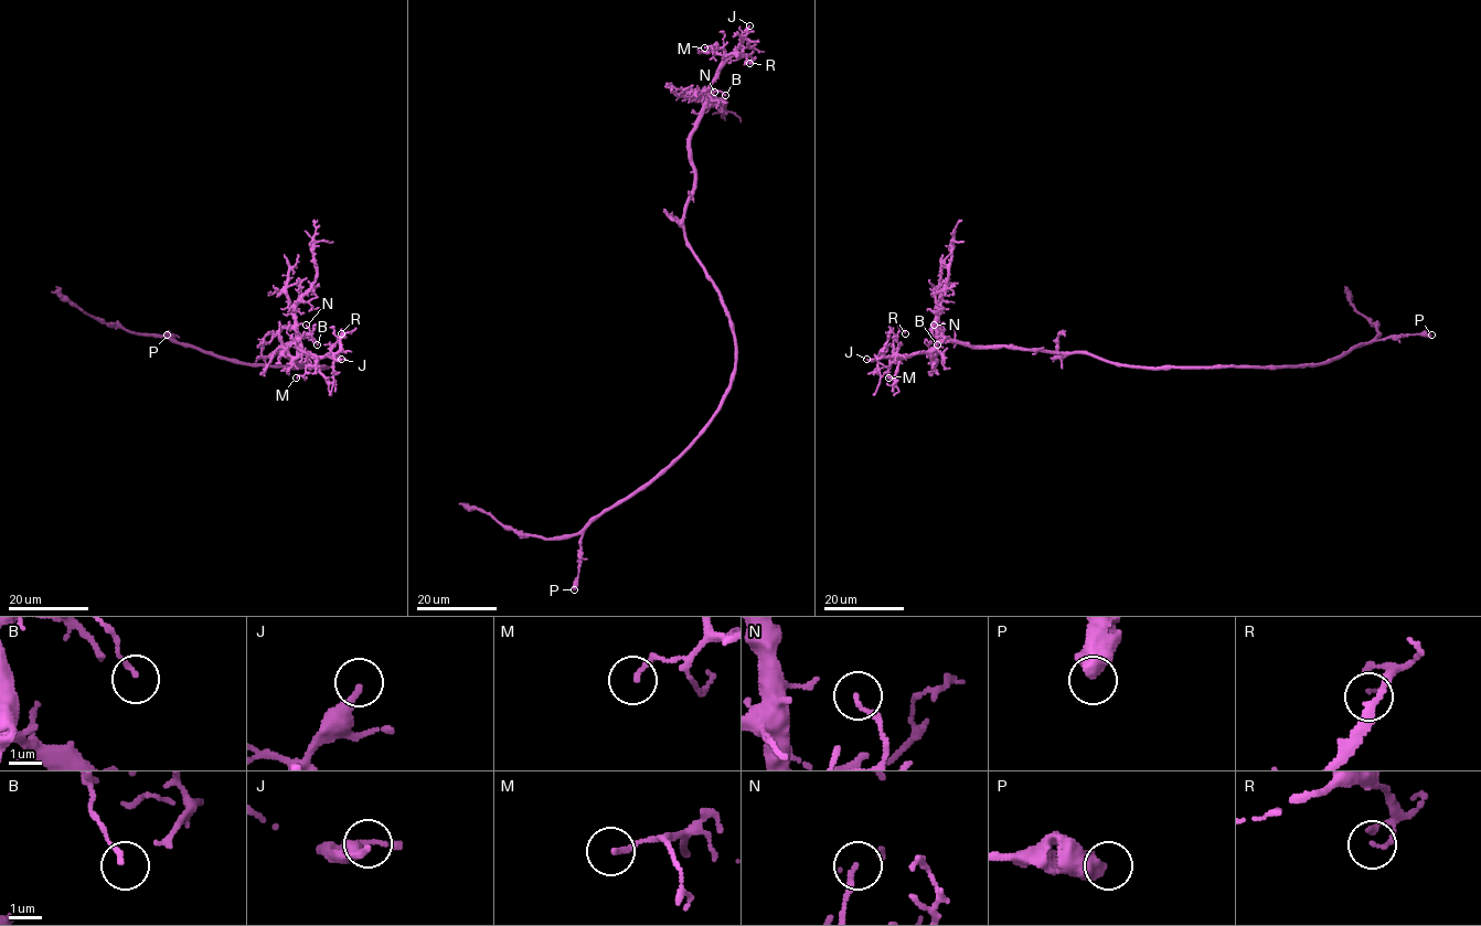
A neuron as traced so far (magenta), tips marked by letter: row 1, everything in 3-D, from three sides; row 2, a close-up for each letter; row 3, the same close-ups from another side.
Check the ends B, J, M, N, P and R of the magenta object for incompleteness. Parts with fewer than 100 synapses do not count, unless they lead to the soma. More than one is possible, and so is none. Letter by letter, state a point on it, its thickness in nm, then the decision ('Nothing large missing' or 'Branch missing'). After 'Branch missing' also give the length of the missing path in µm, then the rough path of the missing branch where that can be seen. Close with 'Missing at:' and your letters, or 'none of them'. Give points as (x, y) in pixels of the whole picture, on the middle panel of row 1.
B: Place: (725, 95). Thickness 140 nm. Nothing large missing
J: Place: (749, 25). Thickness 200 nm. Branch missing. Missing length about 50 µm. Course of what is missing: (749, 25), (756, 23), (767, 34), (775, 31), (784, 40), (782, 29), (759, 11)
M: Place: (704, 48). Thickness 160 nm. Nothing large missing
N: Place: (714, 92). Thickness 130 nm. Nothing large missing
P: Place: (574, 589). Thickness 600 nm. Nothing large missing
R: Place: (749, 63). Thickness 130 nm. Nothing large missing
Missing at: J

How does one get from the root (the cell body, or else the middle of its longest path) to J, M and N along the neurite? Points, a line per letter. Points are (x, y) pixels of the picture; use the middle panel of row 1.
J: (735, 344), (720, 291), (685, 237), (683, 211), (694, 180), (690, 132), (716, 71), (749, 25)
M: (735, 344), (720, 291), (683, 224), (694, 180), (690, 132), (724, 57), (721, 49), (704, 48)
N: (735, 344), (720, 291), (683, 224), (694, 180), (690, 132), (714, 92)

